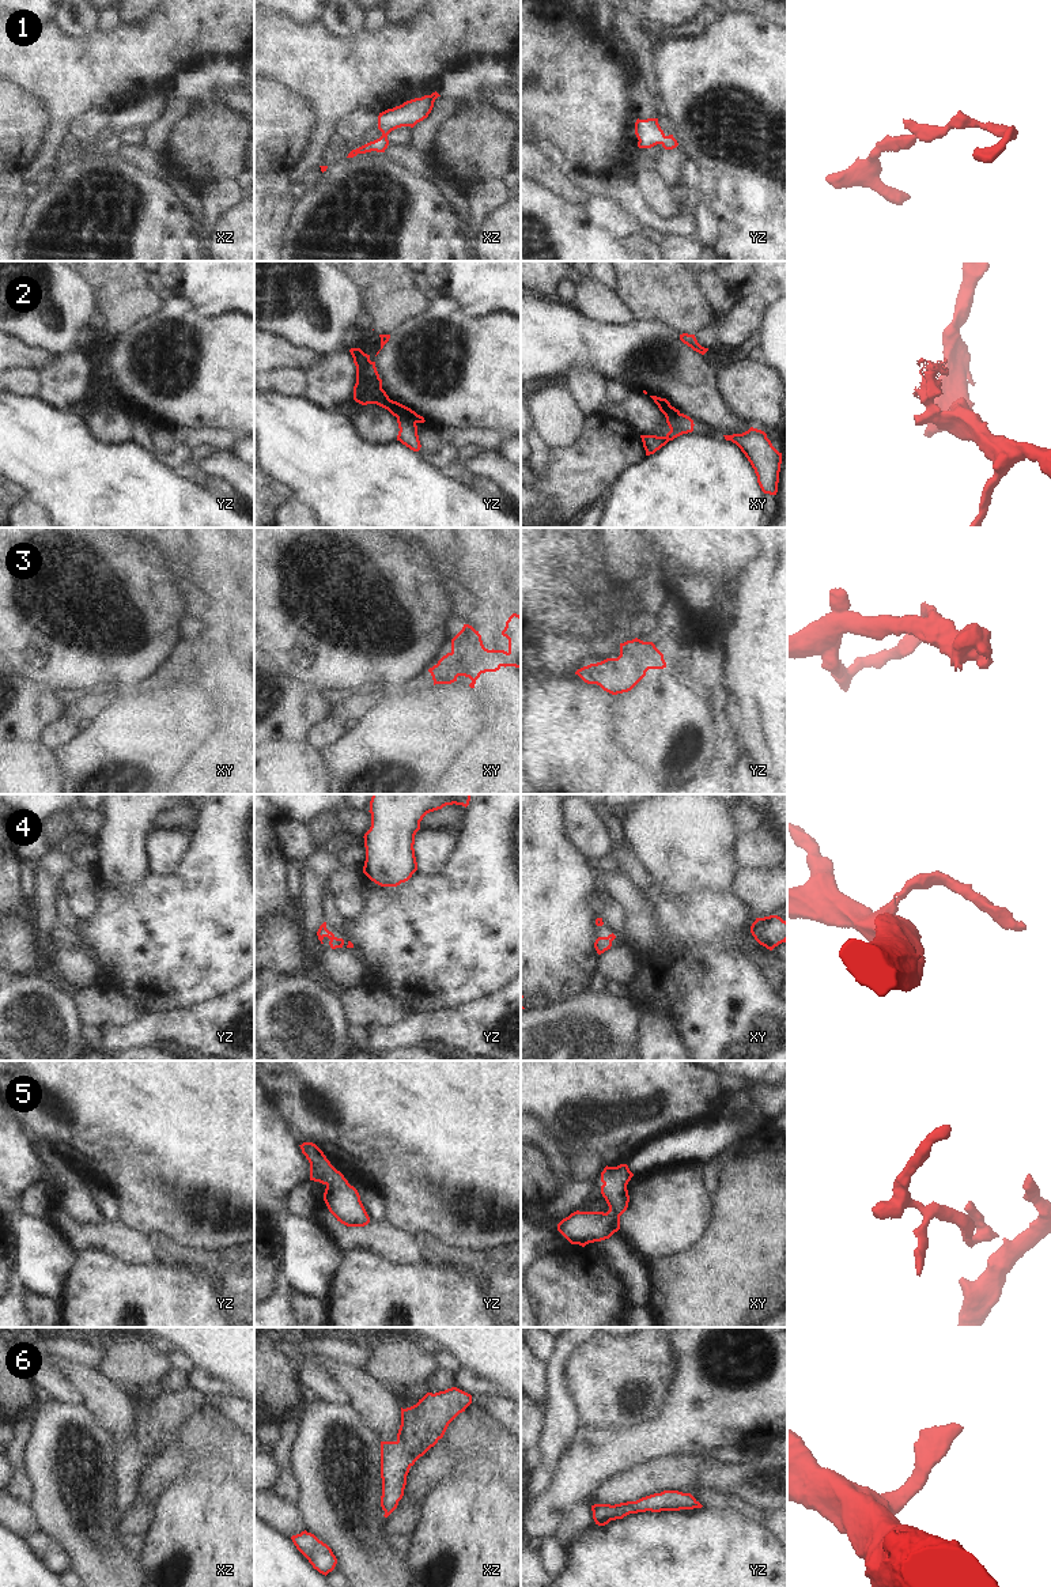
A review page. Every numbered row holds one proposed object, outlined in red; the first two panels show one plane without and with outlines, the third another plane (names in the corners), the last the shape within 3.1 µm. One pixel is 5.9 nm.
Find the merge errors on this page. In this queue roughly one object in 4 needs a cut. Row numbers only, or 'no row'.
2

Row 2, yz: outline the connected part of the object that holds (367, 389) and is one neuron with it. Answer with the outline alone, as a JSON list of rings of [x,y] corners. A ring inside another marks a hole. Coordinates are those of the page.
[[[360,348],[349,349],[356,366],[356,383],[354,386],[354,400],[362,405],[377,404],[387,409],[393,416],[404,416],[415,423],[424,423],[424,417],[411,408],[389,398],[382,389],[382,379],[375,367],[375,362],[370,360],[370,355]]]

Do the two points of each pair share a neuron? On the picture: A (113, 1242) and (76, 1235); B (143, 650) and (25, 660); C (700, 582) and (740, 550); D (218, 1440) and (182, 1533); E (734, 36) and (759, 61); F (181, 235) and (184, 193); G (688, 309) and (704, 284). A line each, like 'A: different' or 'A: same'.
A: same
B: same
C: same
D: different
E: same
F: different
G: different

